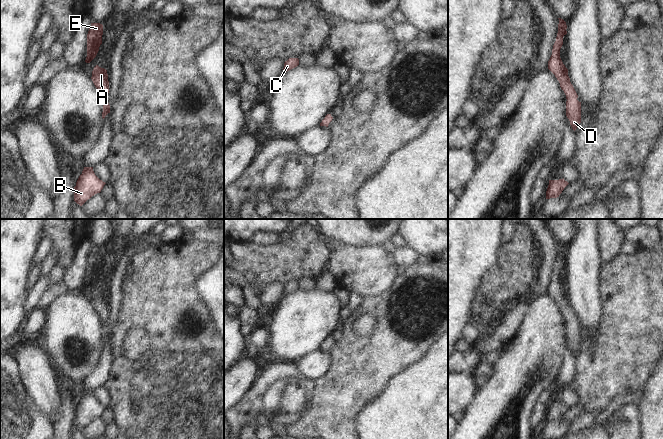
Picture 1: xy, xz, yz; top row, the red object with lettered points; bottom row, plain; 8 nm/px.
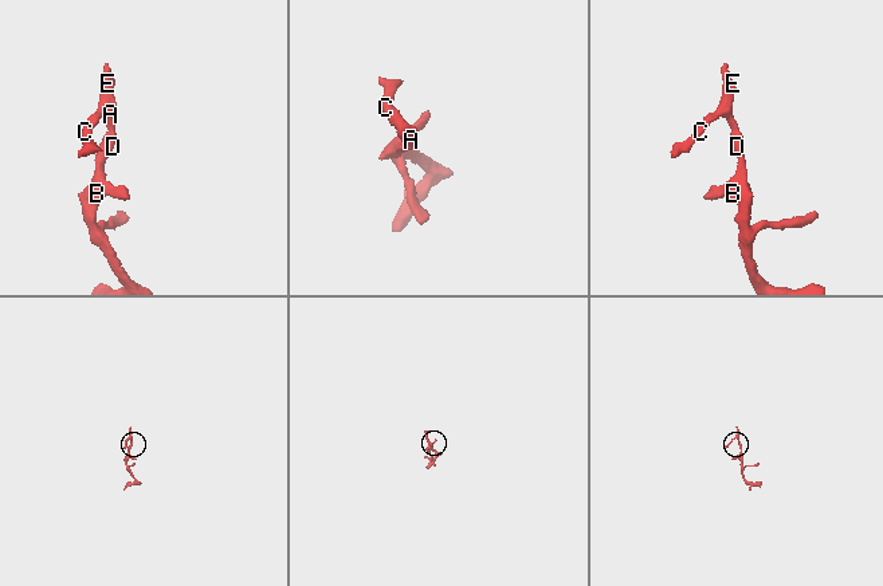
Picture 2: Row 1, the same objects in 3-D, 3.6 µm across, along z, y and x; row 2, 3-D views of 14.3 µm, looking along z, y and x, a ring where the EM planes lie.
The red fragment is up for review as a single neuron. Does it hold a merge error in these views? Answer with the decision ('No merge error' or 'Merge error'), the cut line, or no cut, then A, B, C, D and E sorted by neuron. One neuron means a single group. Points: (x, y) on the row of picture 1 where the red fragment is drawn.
No merge error. No split. Groups: A B C D E.

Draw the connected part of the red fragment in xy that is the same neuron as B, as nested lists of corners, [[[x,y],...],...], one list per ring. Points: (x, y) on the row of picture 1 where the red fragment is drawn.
[[[84,167],[74,187],[74,201],[82,206],[92,196],[100,193],[105,184],[95,175],[93,167]]]

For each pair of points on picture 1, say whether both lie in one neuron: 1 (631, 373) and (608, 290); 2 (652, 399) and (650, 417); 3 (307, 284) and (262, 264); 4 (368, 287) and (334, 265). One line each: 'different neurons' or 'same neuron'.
1: same neuron
2: same neuron
3: different neurons
4: same neuron

